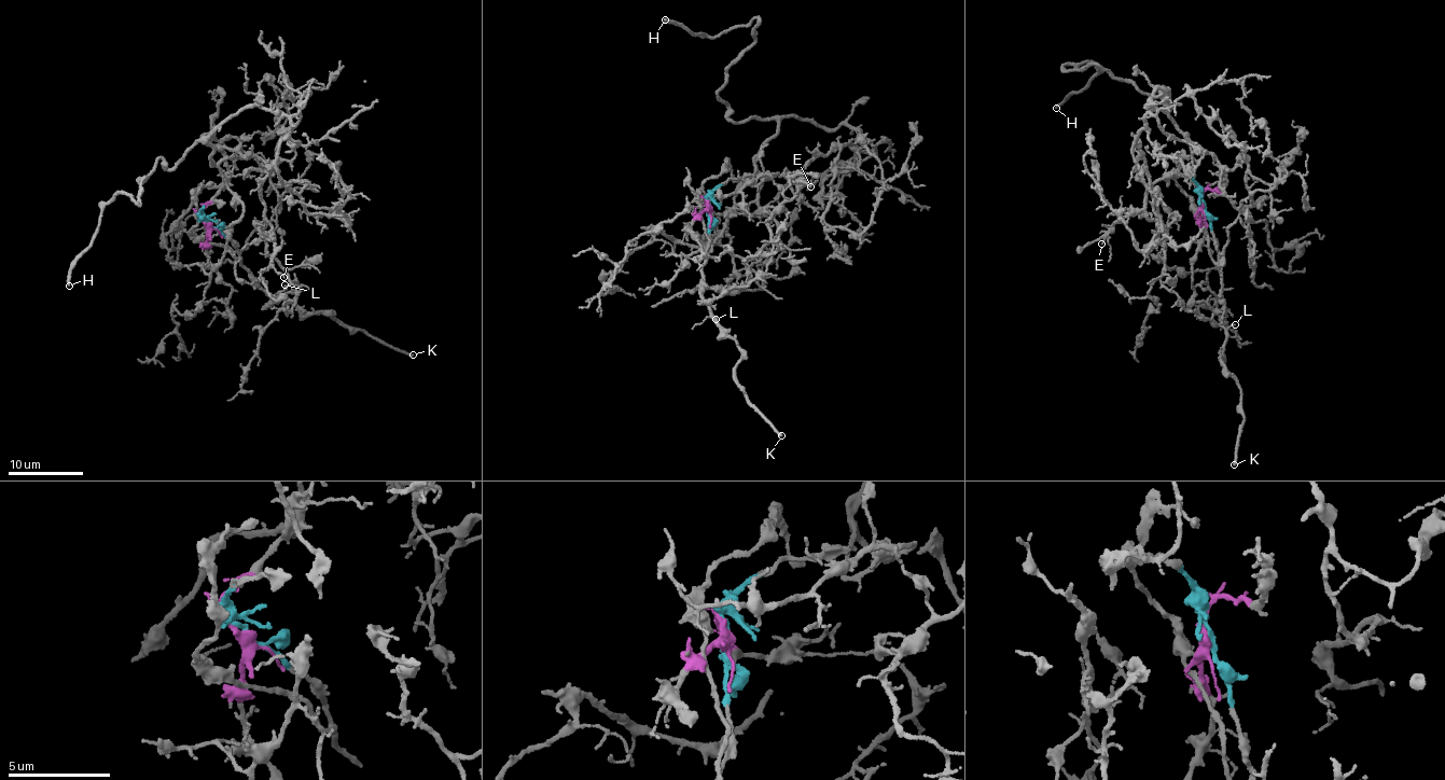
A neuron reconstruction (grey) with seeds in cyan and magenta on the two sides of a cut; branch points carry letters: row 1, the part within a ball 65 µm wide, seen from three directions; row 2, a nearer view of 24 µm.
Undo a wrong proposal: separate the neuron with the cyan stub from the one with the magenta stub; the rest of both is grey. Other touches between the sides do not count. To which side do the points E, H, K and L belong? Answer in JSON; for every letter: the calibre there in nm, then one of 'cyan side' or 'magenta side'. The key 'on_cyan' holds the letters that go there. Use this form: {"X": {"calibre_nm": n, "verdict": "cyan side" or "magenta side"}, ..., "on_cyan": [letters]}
{"E": {"calibre_nm": 120, "verdict": "magenta side"}, "H": {"calibre_nm": 240, "verdict": "magenta side"}, "K": {"calibre_nm": 240, "verdict": "cyan side"}, "L": {"calibre_nm": 100, "verdict": "cyan side"}, "on_cyan": ["K", "L"]}

